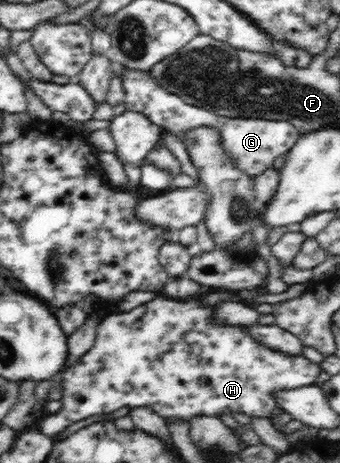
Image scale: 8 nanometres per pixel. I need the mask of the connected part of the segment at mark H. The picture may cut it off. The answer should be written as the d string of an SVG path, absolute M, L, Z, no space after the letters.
M157 293L157 299L151 300L147 305L141 305L129 313L113 313L104 317L103 323L99 322L96 329L96 339L90 347L90 351L82 355L77 361L73 361L73 365L69 365L65 371L60 373L59 381L62 385L61 409L59 413L47 416L39 425L39 430L43 435L53 438L60 434L69 425L81 419L87 419L91 415L109 414L121 407L151 407L155 413L159 414L165 421L167 420L187 420L196 415L219 415L219 413L245 413L249 417L269 417L272 415L276 407L276 397L281 391L289 391L307 385L313 385L321 368L314 362L308 361L305 357L299 358L291 355L271 350L268 346L256 341L255 338L248 333L247 327L237 325L237 327L215 327L215 323L211 321L211 307L203 307L201 301L185 298L185 301L173 301L173 299L163 299L163 294Z

